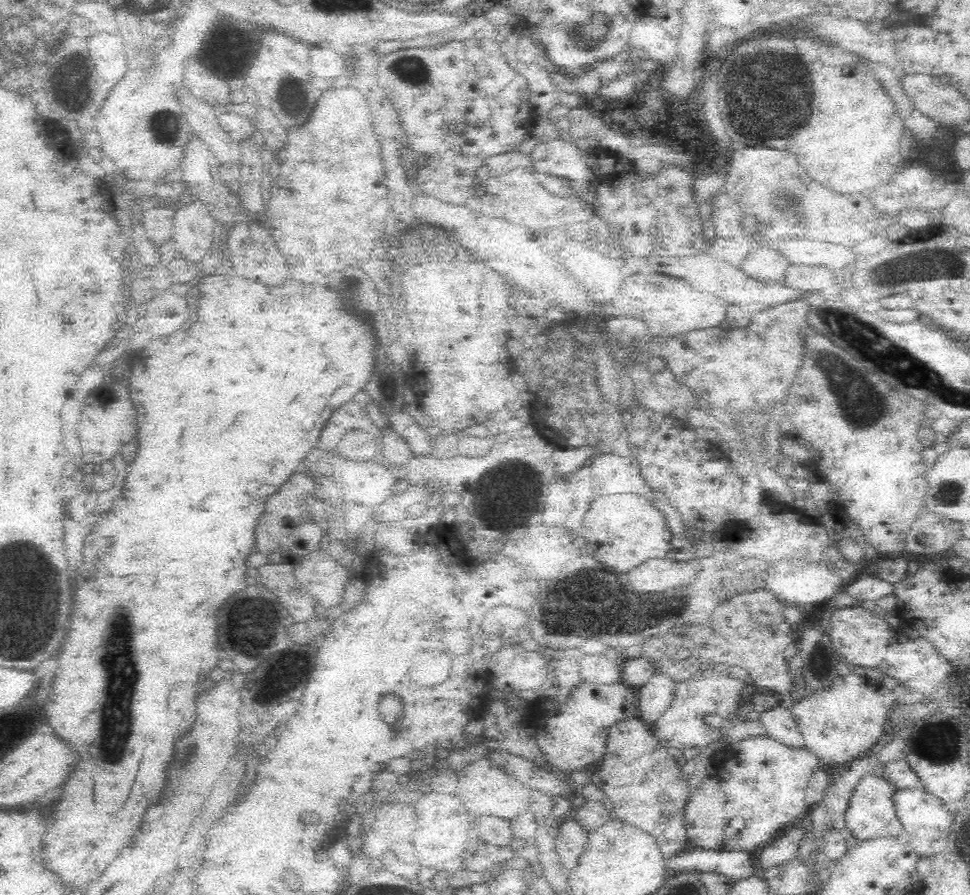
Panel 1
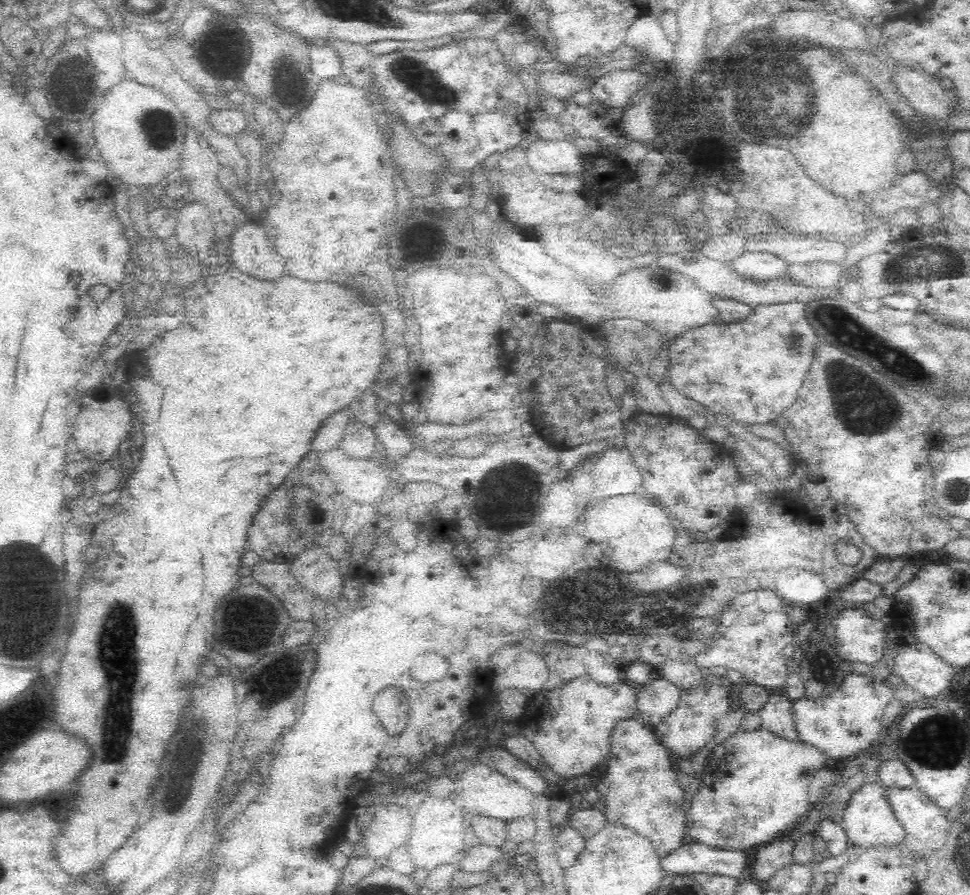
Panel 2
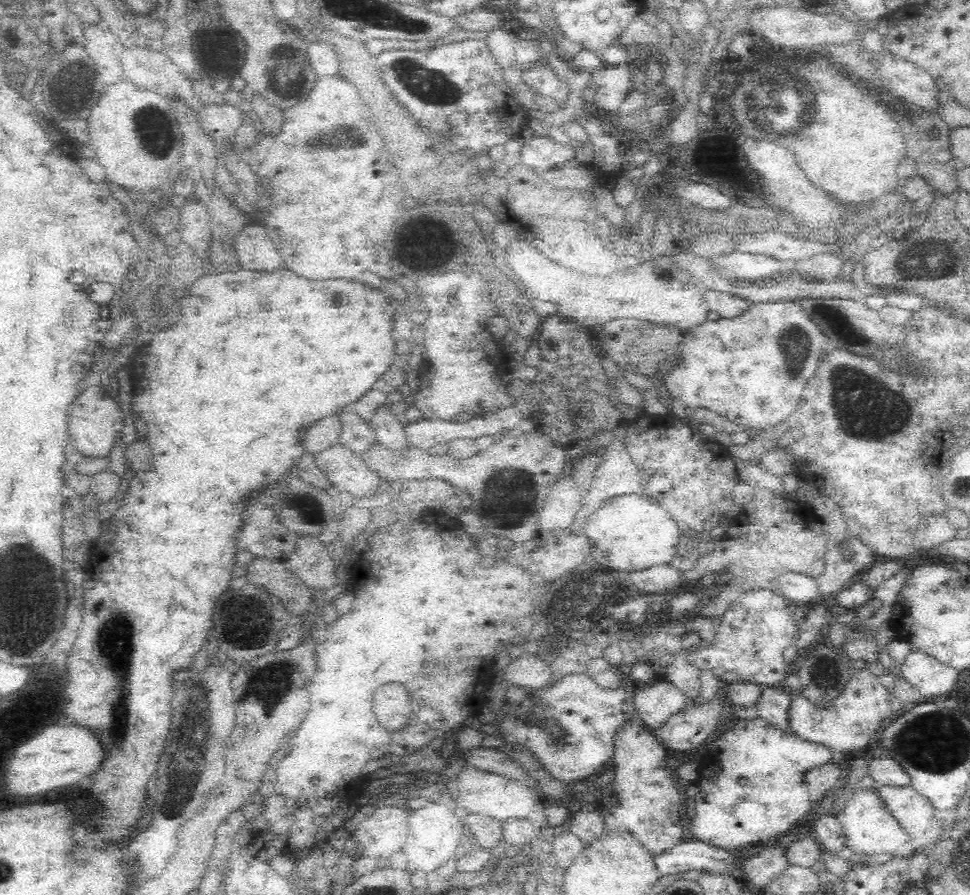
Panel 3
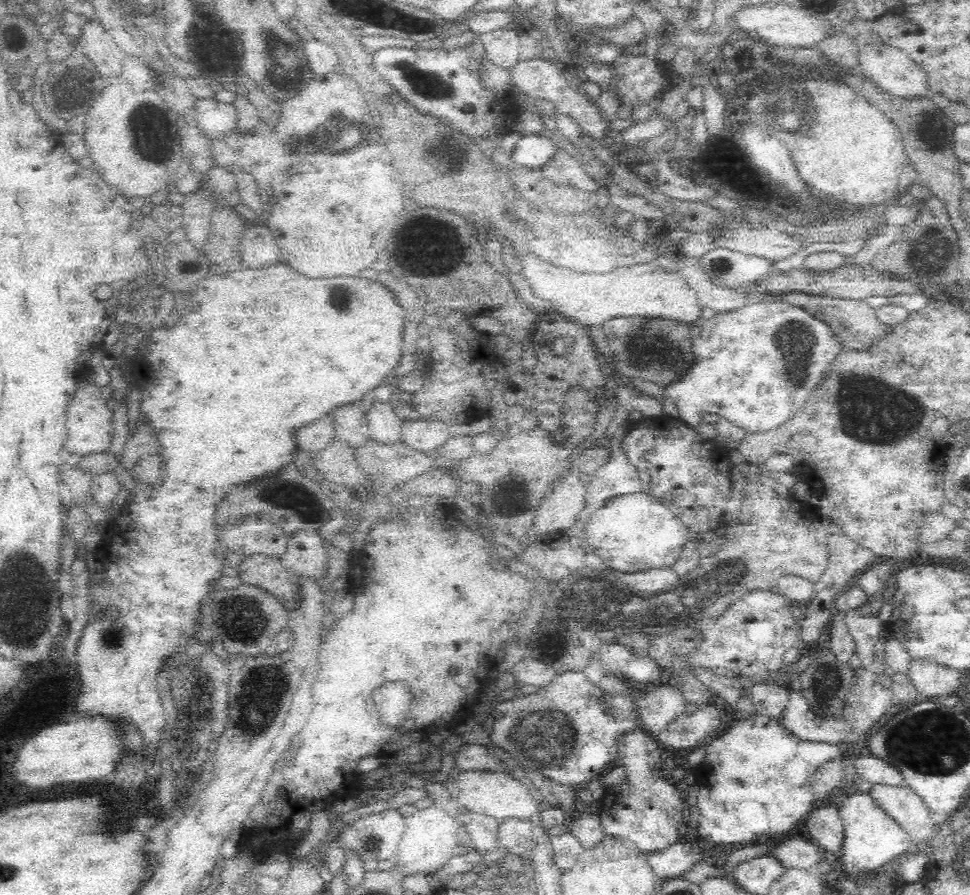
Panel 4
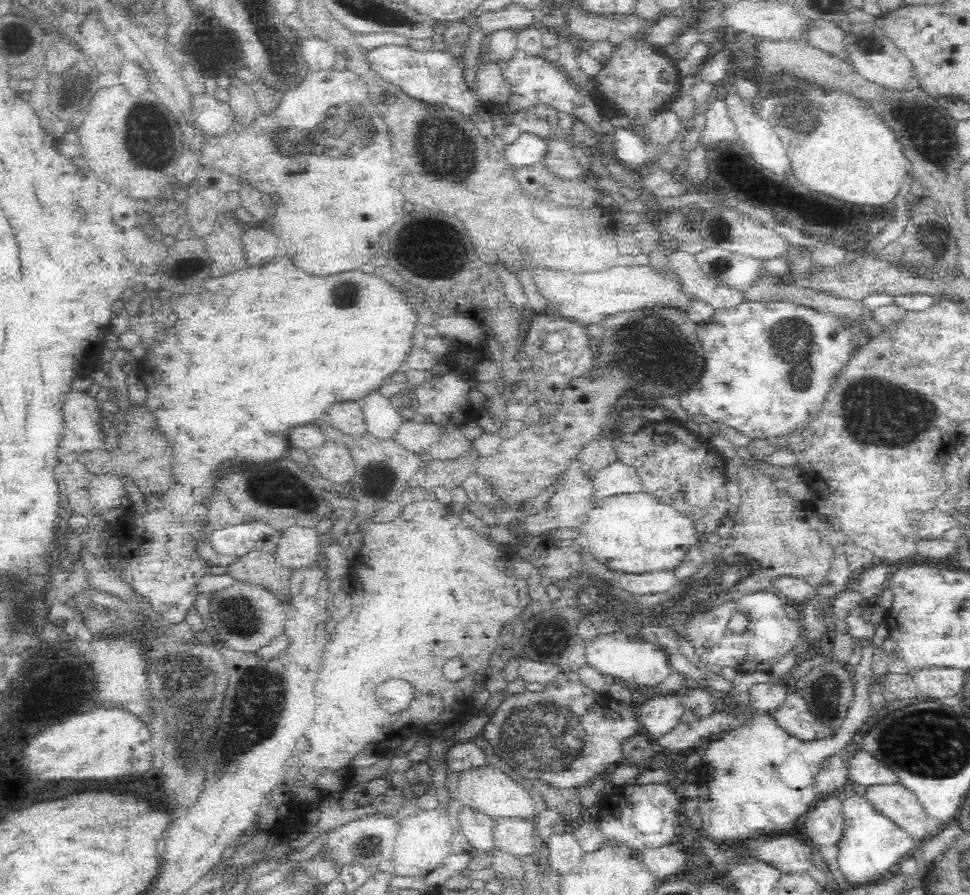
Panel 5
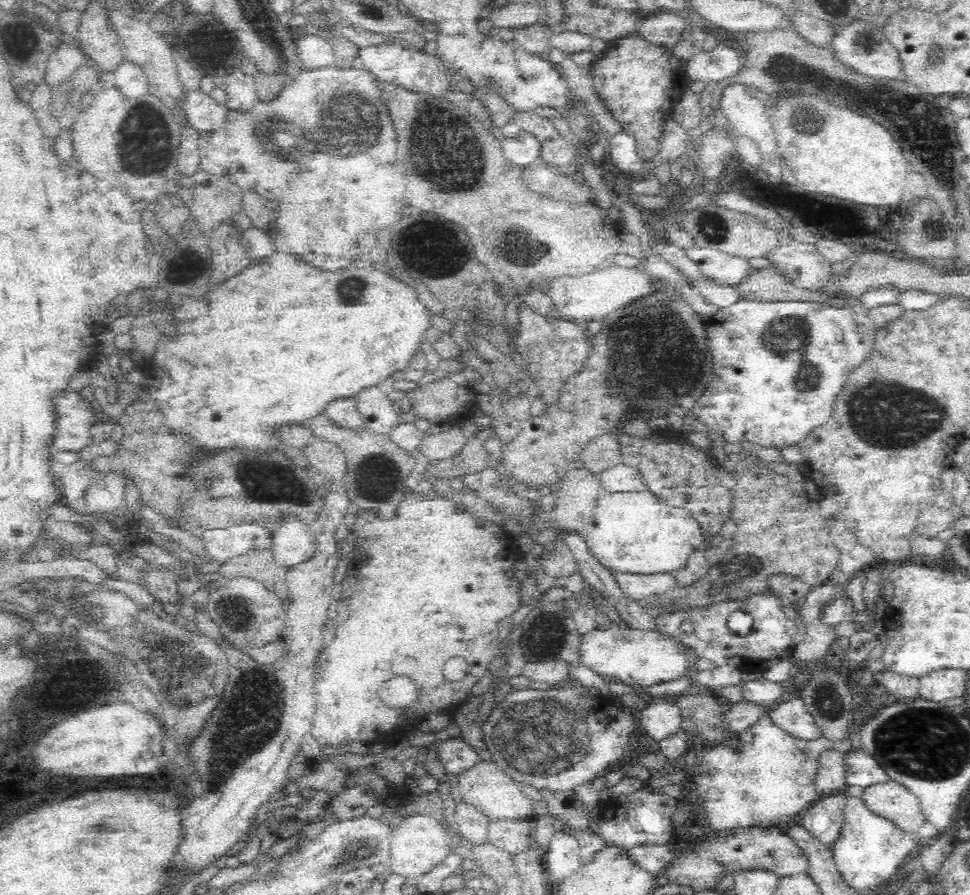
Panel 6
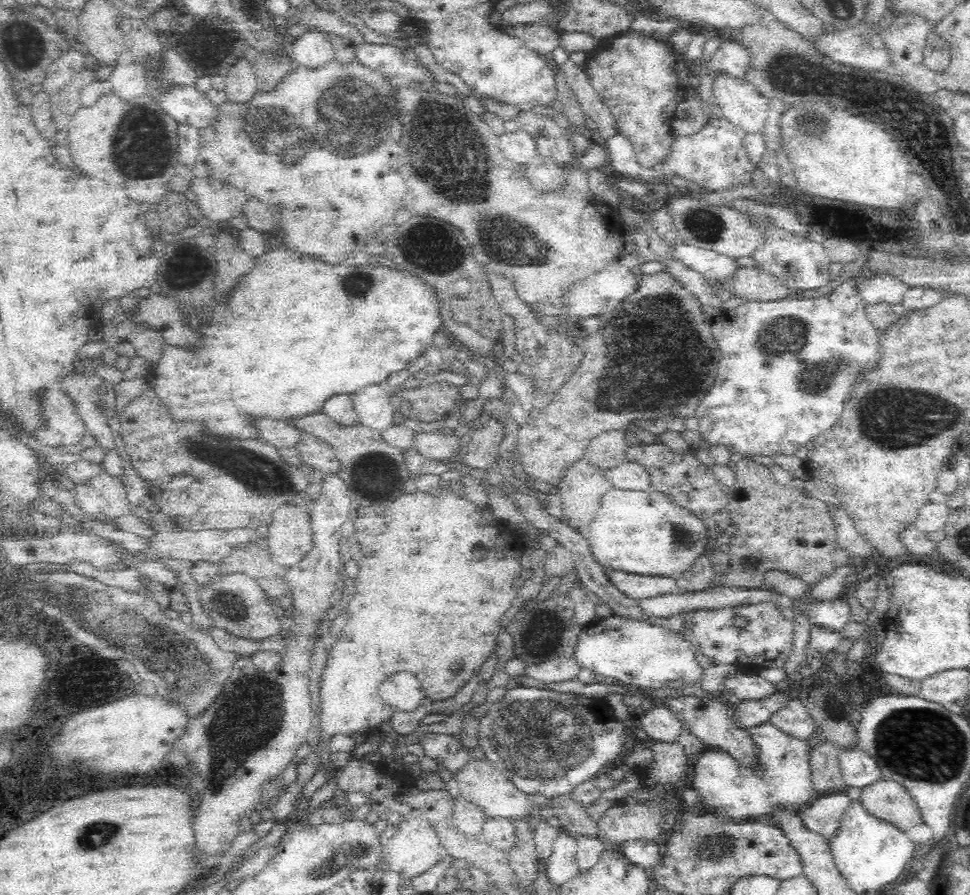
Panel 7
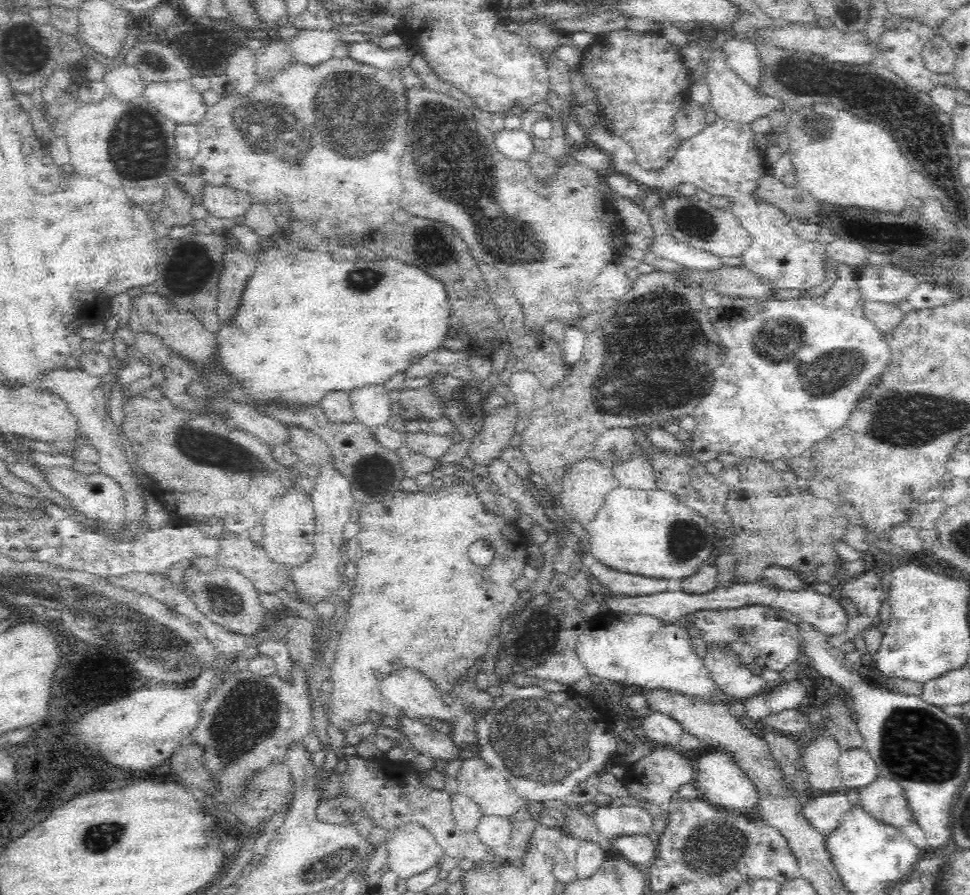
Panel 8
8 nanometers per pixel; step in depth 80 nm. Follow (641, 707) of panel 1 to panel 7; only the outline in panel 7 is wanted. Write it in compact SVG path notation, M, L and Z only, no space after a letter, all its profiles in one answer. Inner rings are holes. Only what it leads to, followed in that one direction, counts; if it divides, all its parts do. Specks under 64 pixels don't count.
M648 705L641 717L642 728L646 731L651 741L674 742L678 740L682 732L682 721L676 717L676 713L668 705Z

